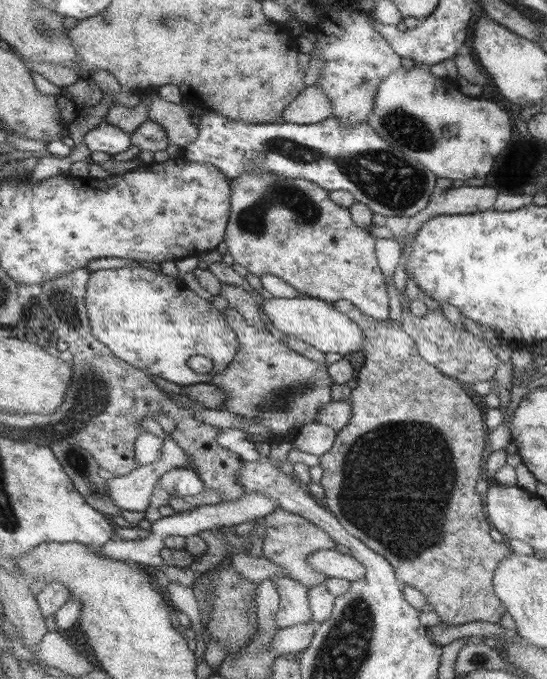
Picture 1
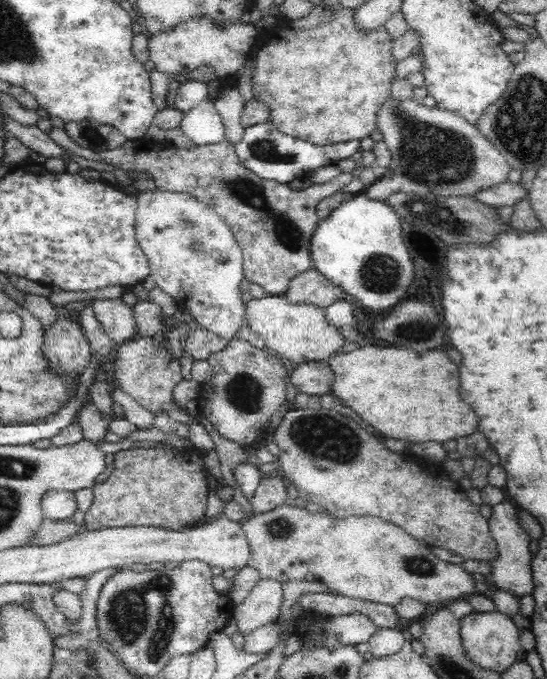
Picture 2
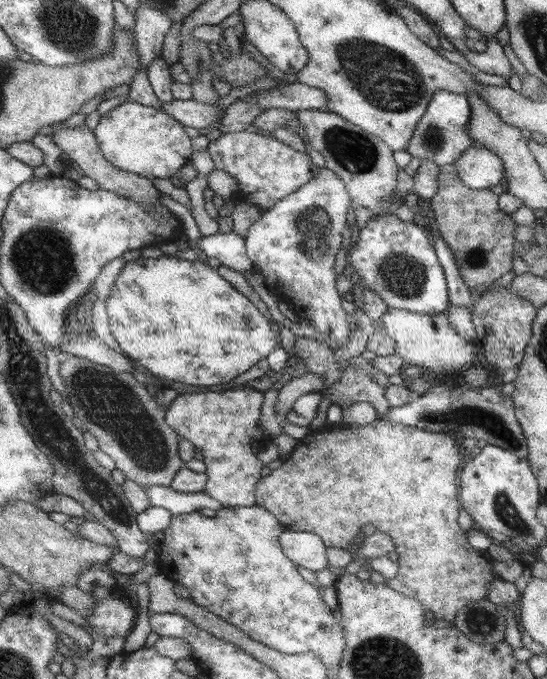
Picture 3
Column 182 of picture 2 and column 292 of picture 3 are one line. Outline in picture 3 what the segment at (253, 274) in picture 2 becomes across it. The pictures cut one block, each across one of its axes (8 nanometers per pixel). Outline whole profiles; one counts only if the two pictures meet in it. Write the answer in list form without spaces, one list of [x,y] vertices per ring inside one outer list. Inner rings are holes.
[[[252,130],[220,135],[210,142],[207,150],[215,168],[229,172],[236,179],[239,188],[237,202],[255,204],[262,212],[272,209],[319,173],[308,153],[296,152],[270,134],[264,136]]]

